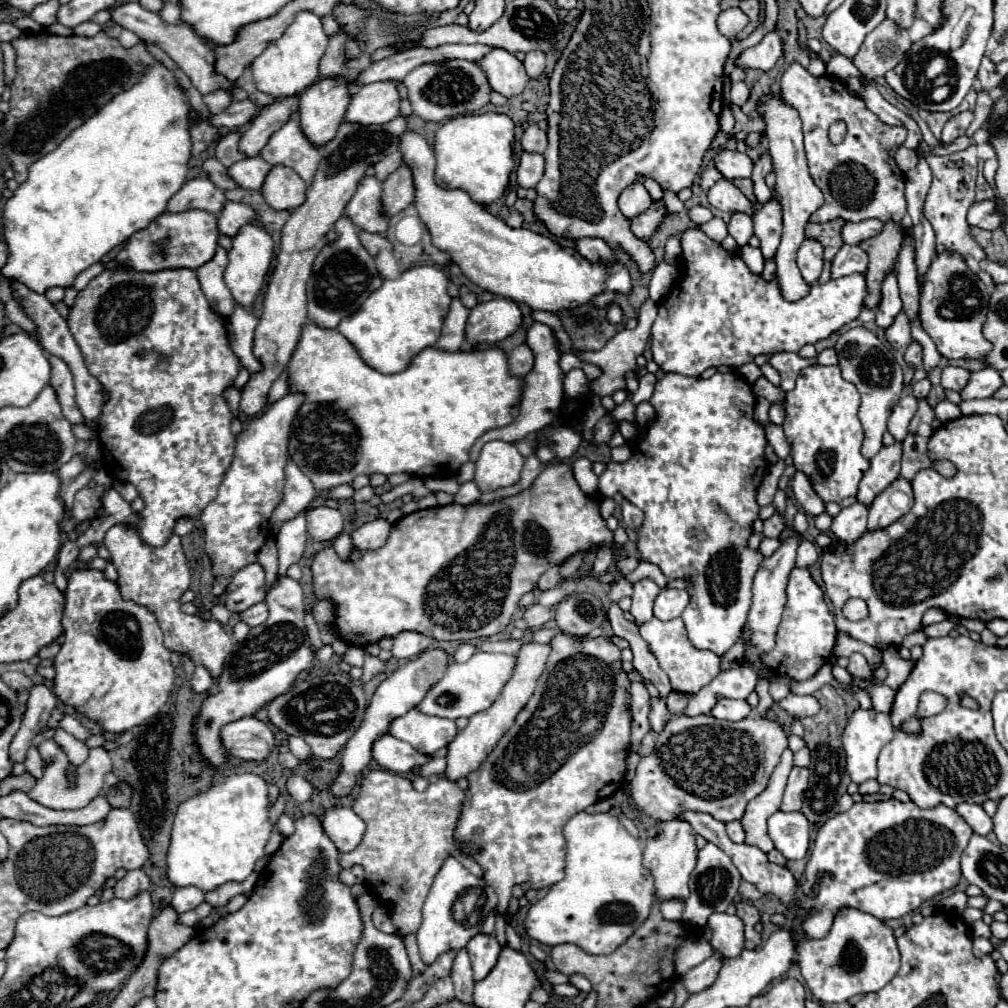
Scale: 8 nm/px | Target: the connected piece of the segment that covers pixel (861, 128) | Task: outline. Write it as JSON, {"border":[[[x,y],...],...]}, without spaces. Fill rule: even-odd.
{"border":[[[792,63],[780,81],[780,95],[798,109],[804,131],[806,159],[814,183],[824,193],[824,205],[810,217],[812,223],[828,223],[834,217],[860,222],[866,219],[902,221],[906,215],[904,173],[894,161],[894,153],[906,139],[904,127],[882,123],[862,99],[852,95],[846,83],[832,75],[814,77],[808,69]],[[836,121],[846,123],[842,145],[830,145],[828,127]]]}

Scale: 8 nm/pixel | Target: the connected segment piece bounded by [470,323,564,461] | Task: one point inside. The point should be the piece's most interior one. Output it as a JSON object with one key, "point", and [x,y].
{"point":[543,395]}

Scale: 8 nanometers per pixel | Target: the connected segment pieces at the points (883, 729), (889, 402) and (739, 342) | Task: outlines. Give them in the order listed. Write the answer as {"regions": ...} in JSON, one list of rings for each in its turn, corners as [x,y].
{"regions":[[[[856,709],[842,733],[842,745],[846,751],[846,769],[850,773],[850,779],[854,783],[864,783],[868,779],[876,777],[876,759],[880,749],[892,739],[894,729],[890,725],[890,715],[888,713],[876,713],[872,709]]],[[[856,327],[846,331],[838,341],[836,341],[836,353],[838,353],[838,365],[842,369],[842,377],[852,381],[860,395],[860,421],[864,427],[864,443],[862,443],[862,455],[866,459],[872,459],[880,447],[882,447],[882,435],[886,431],[888,417],[898,403],[898,399],[904,393],[904,377],[902,377],[902,367],[896,363],[892,351],[868,329]]],[[[692,227],[692,229],[686,229],[682,231],[680,235],[680,245],[682,245],[682,263],[680,263],[680,275],[672,287],[672,291],[668,293],[666,299],[662,299],[658,303],[658,317],[654,321],[654,327],[652,327],[652,345],[650,345],[650,351],[652,351],[652,359],[658,363],[658,367],[662,371],[672,371],[672,373],[680,373],[680,375],[690,375],[690,377],[698,377],[702,375],[702,371],[706,371],[708,367],[722,367],[722,365],[728,365],[728,367],[742,367],[750,361],[754,361],[756,355],[774,355],[774,353],[780,353],[780,351],[792,351],[792,353],[798,353],[806,343],[816,343],[820,339],[826,339],[830,337],[834,331],[838,331],[842,325],[854,321],[860,313],[860,309],[864,307],[864,295],[866,295],[866,283],[864,283],[864,275],[850,275],[850,277],[842,277],[842,279],[830,279],[828,283],[820,285],[812,285],[810,293],[800,299],[800,301],[786,301],[782,297],[782,291],[778,289],[778,279],[774,277],[772,281],[766,281],[762,275],[758,273],[750,273],[750,269],[746,267],[746,263],[736,255],[736,253],[730,253],[726,249],[722,249],[720,243],[712,241],[710,237],[706,237],[698,227]]]]}

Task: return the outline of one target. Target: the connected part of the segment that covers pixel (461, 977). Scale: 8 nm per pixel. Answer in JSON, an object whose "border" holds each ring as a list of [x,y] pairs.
{"border":[[[460,949],[456,953],[452,973],[450,973],[456,989],[456,997],[464,1003],[472,1003],[472,989],[474,989],[474,977],[472,977],[472,965],[466,949]]]}

